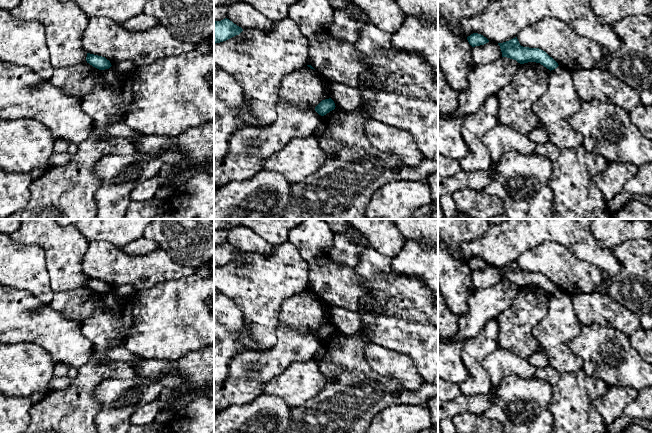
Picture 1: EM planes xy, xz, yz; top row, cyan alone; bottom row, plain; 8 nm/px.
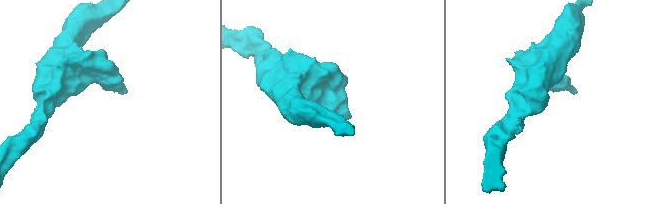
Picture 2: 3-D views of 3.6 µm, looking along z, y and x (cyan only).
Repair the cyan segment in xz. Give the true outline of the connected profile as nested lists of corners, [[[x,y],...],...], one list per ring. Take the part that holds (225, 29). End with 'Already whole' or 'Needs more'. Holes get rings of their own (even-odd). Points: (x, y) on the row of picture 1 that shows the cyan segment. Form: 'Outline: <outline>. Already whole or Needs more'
Outline: [[[225,18],[221,21],[214,21],[214,44],[226,41],[239,35],[243,29]]]. Already whole

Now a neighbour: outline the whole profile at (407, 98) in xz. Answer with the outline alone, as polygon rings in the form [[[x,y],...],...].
[[[370,20],[365,21],[364,26],[359,30],[359,39],[354,47],[361,57],[368,61],[371,69],[370,72],[360,76],[358,89],[361,95],[361,105],[369,111],[372,119],[409,133],[425,157],[438,160],[438,80],[431,66],[420,54],[394,50],[391,39],[392,34],[379,29]]]

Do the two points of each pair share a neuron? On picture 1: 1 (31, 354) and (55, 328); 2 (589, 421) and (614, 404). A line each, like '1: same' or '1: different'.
1: different
2: different

